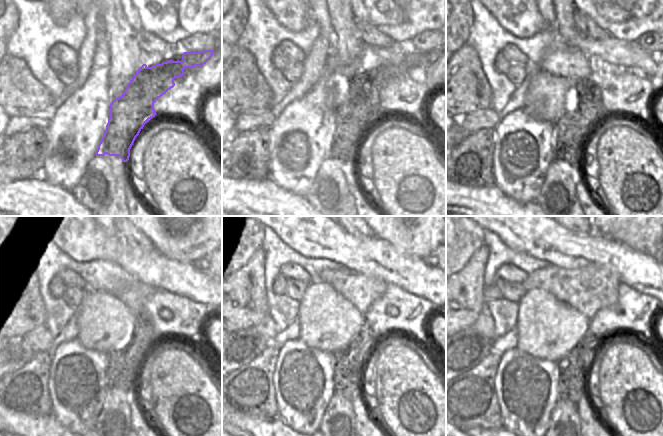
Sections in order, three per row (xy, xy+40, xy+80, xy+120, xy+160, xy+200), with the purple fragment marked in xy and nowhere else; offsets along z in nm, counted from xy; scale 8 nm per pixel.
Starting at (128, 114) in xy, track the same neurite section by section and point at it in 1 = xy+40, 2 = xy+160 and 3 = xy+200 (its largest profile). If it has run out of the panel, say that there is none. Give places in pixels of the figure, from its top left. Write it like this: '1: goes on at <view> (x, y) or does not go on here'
1: goes on at xy+40 (354, 117)
2: goes on at xy+160 (348, 363)
3: goes on at xy+200 (572, 368)

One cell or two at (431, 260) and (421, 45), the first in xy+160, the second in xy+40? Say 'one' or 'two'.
one

